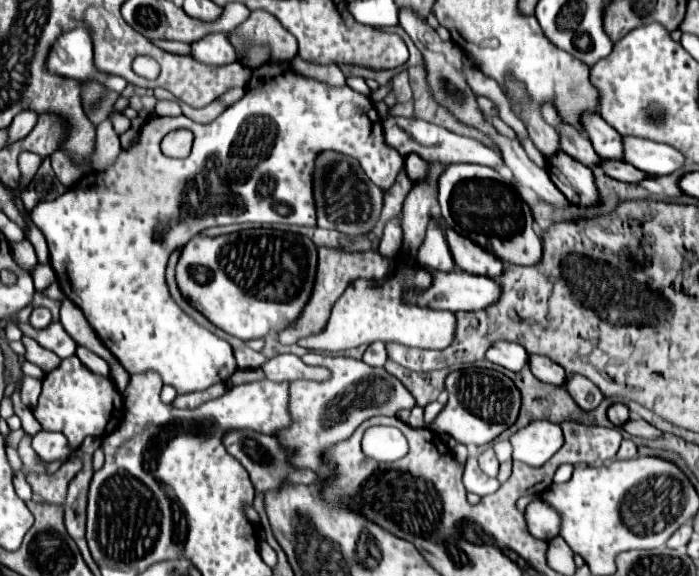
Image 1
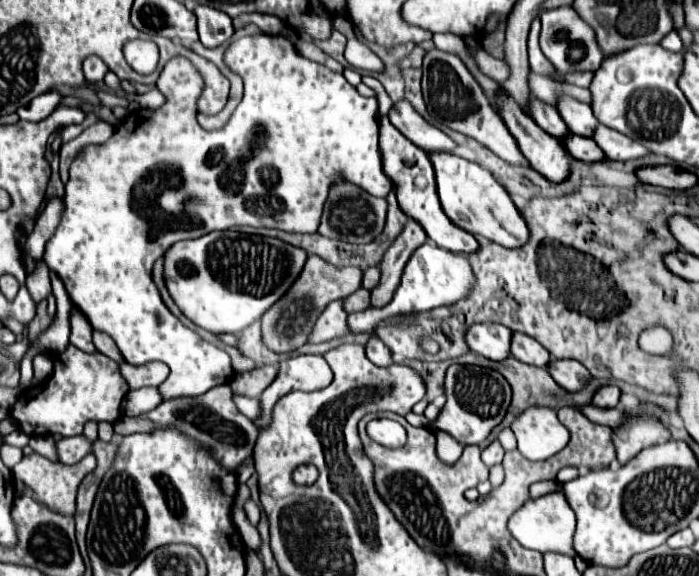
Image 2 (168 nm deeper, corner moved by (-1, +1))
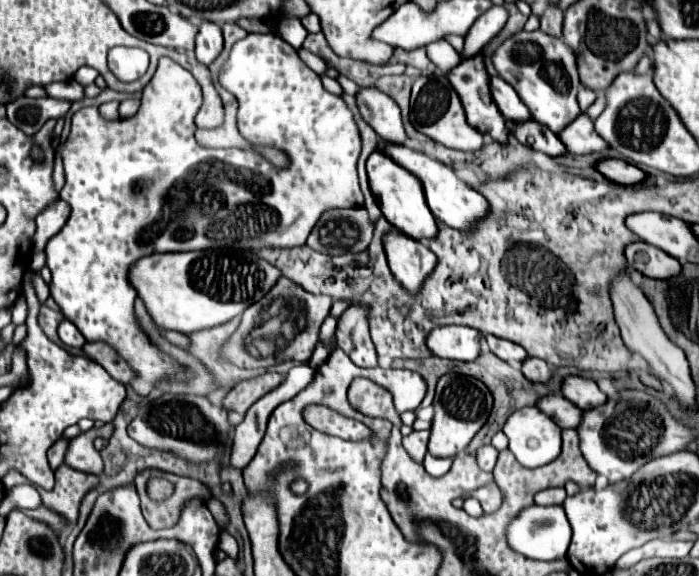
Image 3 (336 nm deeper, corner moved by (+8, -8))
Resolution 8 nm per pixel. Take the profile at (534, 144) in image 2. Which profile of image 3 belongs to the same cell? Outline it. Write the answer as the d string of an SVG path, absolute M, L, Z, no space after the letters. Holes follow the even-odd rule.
M481 56L463 60L459 66L455 66L453 70L447 72L447 78L449 78L449 82L453 82L453 90L457 90L459 98L461 98L461 104L465 106L467 122L469 122L473 128L477 128L481 134L489 134L489 136L491 136L493 140L497 140L497 142L507 142L509 126L507 126L507 120L501 116L501 112L497 110L497 106L495 106L493 100L491 100L489 76L487 76L487 72L485 72L485 66L483 66Z

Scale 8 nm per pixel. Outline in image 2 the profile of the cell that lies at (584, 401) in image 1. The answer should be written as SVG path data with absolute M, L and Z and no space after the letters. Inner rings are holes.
M552 359L548 365L548 373L558 385L562 385L570 393L582 391L592 379L588 369L572 359Z

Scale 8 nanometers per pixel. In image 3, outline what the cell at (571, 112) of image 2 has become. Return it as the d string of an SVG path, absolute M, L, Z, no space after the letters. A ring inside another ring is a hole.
M541 30L535 32L517 32L507 38L495 52L493 52L493 66L505 82L509 82L517 94L521 94L521 102L529 106L533 120L559 132L571 120L575 120L581 110L577 104L577 90L579 90L579 76L575 66L575 54L565 46L561 38L553 38L543 34Z

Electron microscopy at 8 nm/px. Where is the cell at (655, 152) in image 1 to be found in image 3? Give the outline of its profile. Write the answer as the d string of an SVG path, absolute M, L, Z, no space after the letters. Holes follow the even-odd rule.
M579 114L573 122L569 122L569 126L565 126L565 130L561 130L561 134L557 134L557 138L565 144L565 148L571 154L587 154L587 152L601 152L607 148L607 142L597 136L591 118L587 118L587 114Z

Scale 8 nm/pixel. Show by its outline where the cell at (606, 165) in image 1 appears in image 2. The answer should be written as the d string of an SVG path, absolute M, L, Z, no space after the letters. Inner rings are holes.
M568 135L566 139L562 139L566 151L574 157L580 159L584 163L600 163L600 161L608 161L606 155L602 155L602 149L598 149L594 139L586 139L580 135Z

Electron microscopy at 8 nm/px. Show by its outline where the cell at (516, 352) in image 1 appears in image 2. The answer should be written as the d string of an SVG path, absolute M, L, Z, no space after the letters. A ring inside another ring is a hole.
M478 323L472 325L466 333L468 347L478 351L490 361L504 361L510 357L510 337L512 331L500 323Z

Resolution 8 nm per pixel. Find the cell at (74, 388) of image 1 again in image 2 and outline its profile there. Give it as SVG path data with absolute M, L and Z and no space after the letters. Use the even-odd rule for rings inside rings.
M68 345L64 353L54 357L54 371L50 379L20 393L16 405L12 407L12 419L18 421L20 431L24 431L28 437L44 435L44 431L50 435L74 437L82 435L84 423L88 421L118 421L126 393L128 387L118 371L118 363L102 353L88 355L74 345Z

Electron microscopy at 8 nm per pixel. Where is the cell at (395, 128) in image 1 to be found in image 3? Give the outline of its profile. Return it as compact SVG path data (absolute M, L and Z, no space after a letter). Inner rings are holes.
M359 88L355 100L363 120L377 132L381 140L393 144L403 144L407 140L399 106L387 94L379 92L377 88Z

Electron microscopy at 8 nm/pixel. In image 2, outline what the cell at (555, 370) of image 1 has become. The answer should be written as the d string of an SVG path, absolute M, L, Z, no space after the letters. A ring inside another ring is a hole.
M514 333L512 337L512 355L528 365L536 365L536 367L546 367L550 363L550 353L532 337L524 335L524 333Z

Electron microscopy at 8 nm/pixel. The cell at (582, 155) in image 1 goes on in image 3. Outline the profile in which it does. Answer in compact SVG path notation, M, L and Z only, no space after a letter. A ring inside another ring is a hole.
M489 76L489 88L493 90L493 102L497 102L497 108L501 110L501 114L505 114L507 122L531 120L527 106L521 102L517 92L503 78Z

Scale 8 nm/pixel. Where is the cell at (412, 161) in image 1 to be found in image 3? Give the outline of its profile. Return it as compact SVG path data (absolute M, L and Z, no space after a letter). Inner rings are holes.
M373 152L367 158L367 176L369 176L369 188L373 192L373 198L377 200L383 216L387 218L387 222L391 226L395 226L399 232L405 232L407 236L411 236L415 240L435 238L437 224L433 220L431 210L427 208L421 182L411 172L407 172L399 164L391 162L391 158L387 158L385 154Z

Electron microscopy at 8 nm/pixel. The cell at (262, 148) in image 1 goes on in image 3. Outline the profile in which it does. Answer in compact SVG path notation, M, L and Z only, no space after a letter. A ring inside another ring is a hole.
M267 32L267 34L247 34L243 40L239 40L231 54L229 60L225 62L223 70L221 70L221 84L225 88L229 88L229 92L239 100L239 114L237 114L237 126L239 132L245 134L245 138L253 144L265 144L265 146L273 146L279 148L283 152L289 154L291 158L291 166L289 168L275 168L271 166L263 156L259 156L257 152L247 152L247 150L237 150L237 148L229 148L229 150L209 150L203 148L195 142L195 114L201 108L201 88L197 84L197 80L193 78L193 74L189 70L185 70L183 66L179 66L177 62L173 62L171 58L161 58L155 76L151 78L151 82L145 86L143 90L143 100L141 100L141 108L135 116L131 118L119 118L119 120L105 120L97 108L81 108L79 112L73 114L71 120L71 134L69 138L57 146L57 154L63 160L65 166L65 186L59 192L61 200L65 200L71 206L71 216L65 222L65 226L47 242L45 246L45 254L47 254L47 266L51 270L51 296L55 298L55 302L59 304L61 312L65 314L67 320L71 320L81 334L85 336L85 340L103 340L107 344L111 344L139 374L137 380L131 382L133 390L145 398L159 394L157 390L157 382L161 380L189 380L191 372L187 372L181 364L177 364L173 358L161 354L151 342L149 338L143 334L143 330L137 324L137 318L133 314L133 302L137 298L137 292L133 290L133 286L127 280L127 272L129 266L149 254L155 252L189 252L189 250L207 250L207 248L221 248L221 246L233 246L235 250L261 250L261 248L295 248L295 246L303 246L309 232L313 230L315 222L319 220L319 216L323 214L323 210L331 210L331 208L353 208L353 206L361 206L363 204L363 194L359 188L359 178L357 178L357 158L361 152L361 138L357 132L357 124L353 120L351 110L347 108L347 104L327 92L319 80L317 74L313 74L313 70L309 66L305 66L305 62L301 62L297 50L293 46L289 46L281 36Z

